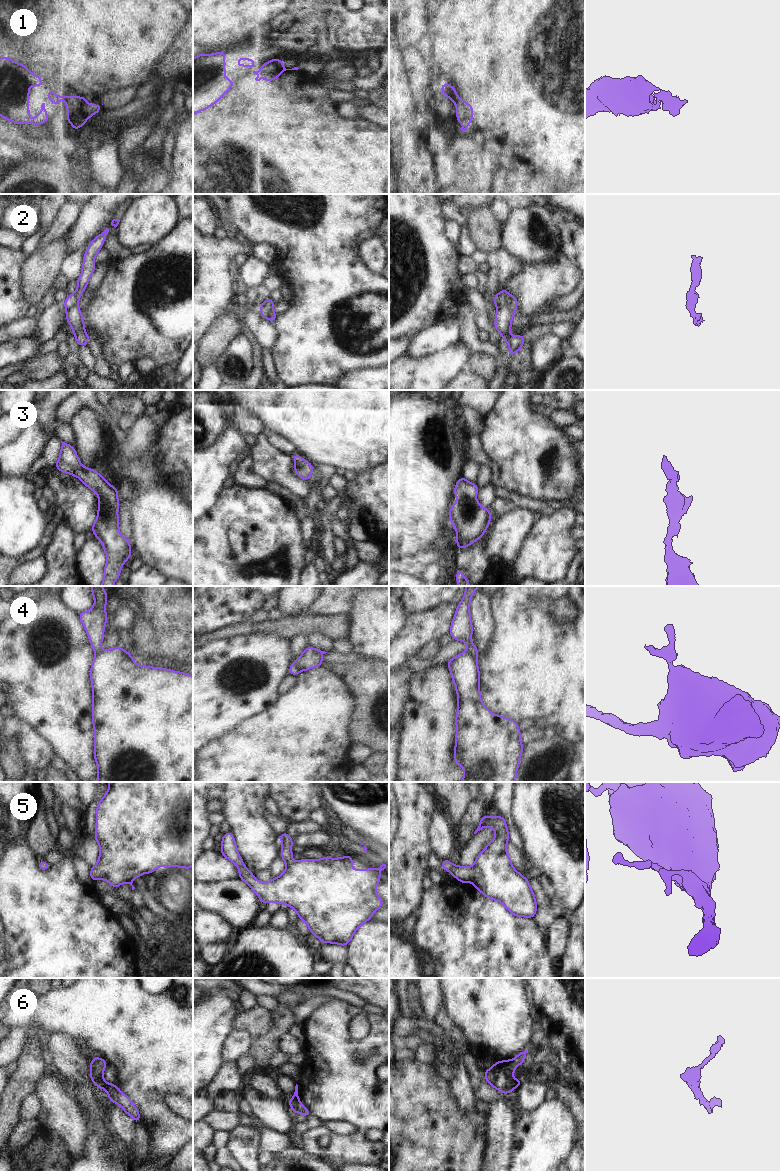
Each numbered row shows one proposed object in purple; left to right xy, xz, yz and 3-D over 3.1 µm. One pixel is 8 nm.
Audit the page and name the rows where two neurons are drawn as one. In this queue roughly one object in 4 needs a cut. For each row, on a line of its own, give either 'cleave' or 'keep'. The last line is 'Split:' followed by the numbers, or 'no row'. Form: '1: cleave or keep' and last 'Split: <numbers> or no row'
1: keep
2: keep
3: keep
4: cleave
5: keep
6: keep
Split: 4

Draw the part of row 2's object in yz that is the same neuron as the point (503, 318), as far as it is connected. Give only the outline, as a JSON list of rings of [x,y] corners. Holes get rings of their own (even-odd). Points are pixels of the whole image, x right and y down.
[[[503,287],[502,291],[493,297],[493,301],[498,308],[495,314],[494,328],[501,333],[501,338],[506,340],[509,345],[509,356],[513,356],[520,350],[525,342],[523,335],[511,336],[512,317],[517,310],[517,299],[510,295]]]

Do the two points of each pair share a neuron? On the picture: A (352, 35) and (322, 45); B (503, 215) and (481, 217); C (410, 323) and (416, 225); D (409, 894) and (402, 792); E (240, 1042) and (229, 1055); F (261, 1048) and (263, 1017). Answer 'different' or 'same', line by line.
A: different
B: different
C: same
D: same
E: same
F: different

